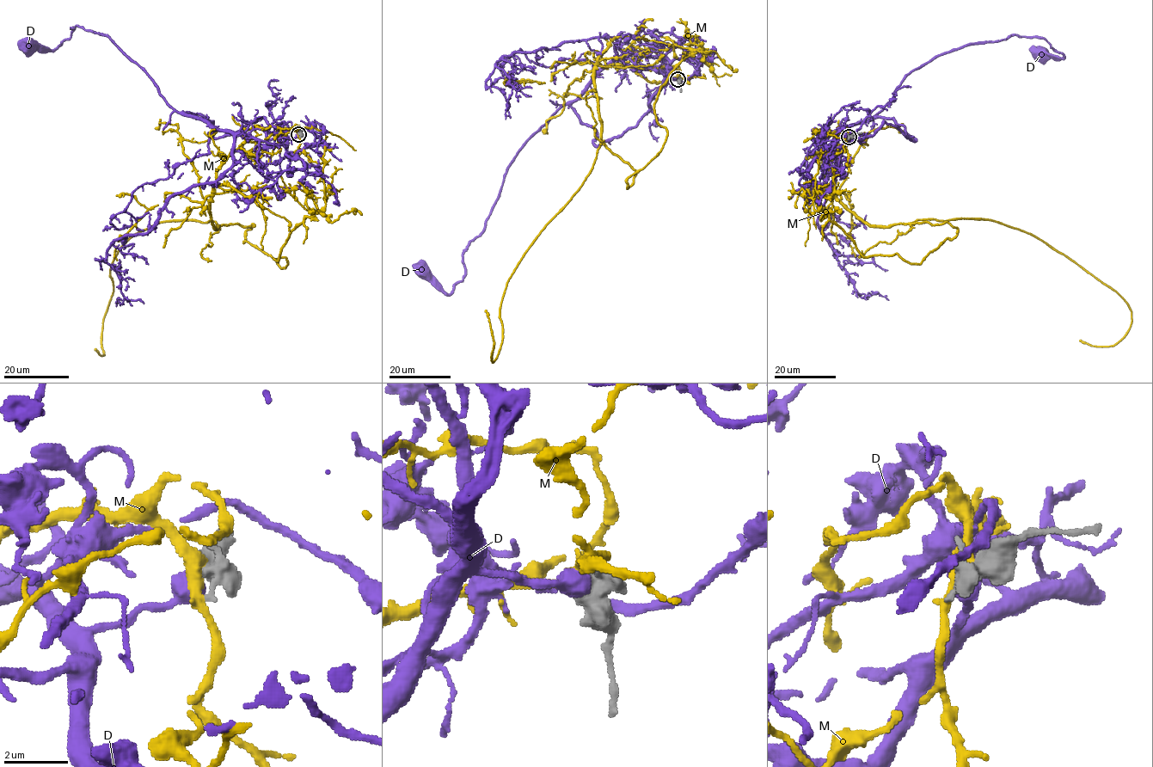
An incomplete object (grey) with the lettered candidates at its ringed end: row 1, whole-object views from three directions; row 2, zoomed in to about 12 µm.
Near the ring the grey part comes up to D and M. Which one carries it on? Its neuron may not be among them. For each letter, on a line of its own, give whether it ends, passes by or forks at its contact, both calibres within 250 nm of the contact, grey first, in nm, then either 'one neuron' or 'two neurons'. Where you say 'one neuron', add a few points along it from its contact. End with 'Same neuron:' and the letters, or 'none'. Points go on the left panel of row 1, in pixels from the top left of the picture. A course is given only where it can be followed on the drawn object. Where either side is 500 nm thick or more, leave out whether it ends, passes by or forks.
D: 440/700 nm | one neuron | via (297, 133), (268, 145), (253, 165), (230, 133), (177, 113), (107, 35), (76, 27), (52, 50), (28, 45)
M: it passes by | 480/420 nm | two neurons
Same neuron: D

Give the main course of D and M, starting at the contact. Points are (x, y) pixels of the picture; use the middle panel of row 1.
D: (677, 80), (616, 54), (521, 149), (485, 230), (463, 254), (463, 279), (448, 294), (422, 273)
M: (678, 80), (650, 82), (629, 66), (598, 63), (597, 158), (507, 282), (502, 342), (493, 362), (486, 309)

